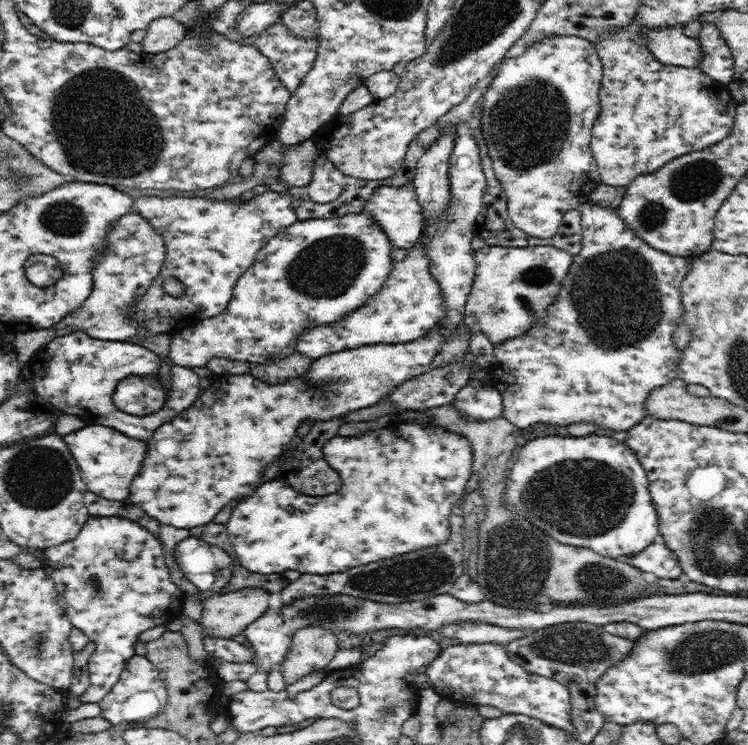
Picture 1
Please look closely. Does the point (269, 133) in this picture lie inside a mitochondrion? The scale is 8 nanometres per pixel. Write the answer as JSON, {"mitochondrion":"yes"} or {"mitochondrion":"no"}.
{"mitochondrion":"no"}

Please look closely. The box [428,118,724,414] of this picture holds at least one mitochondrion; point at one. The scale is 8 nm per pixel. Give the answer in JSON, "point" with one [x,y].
{"point":[619,288]}

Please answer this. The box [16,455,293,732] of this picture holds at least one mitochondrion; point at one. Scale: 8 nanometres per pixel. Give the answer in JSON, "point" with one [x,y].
{"point":[37,645]}

